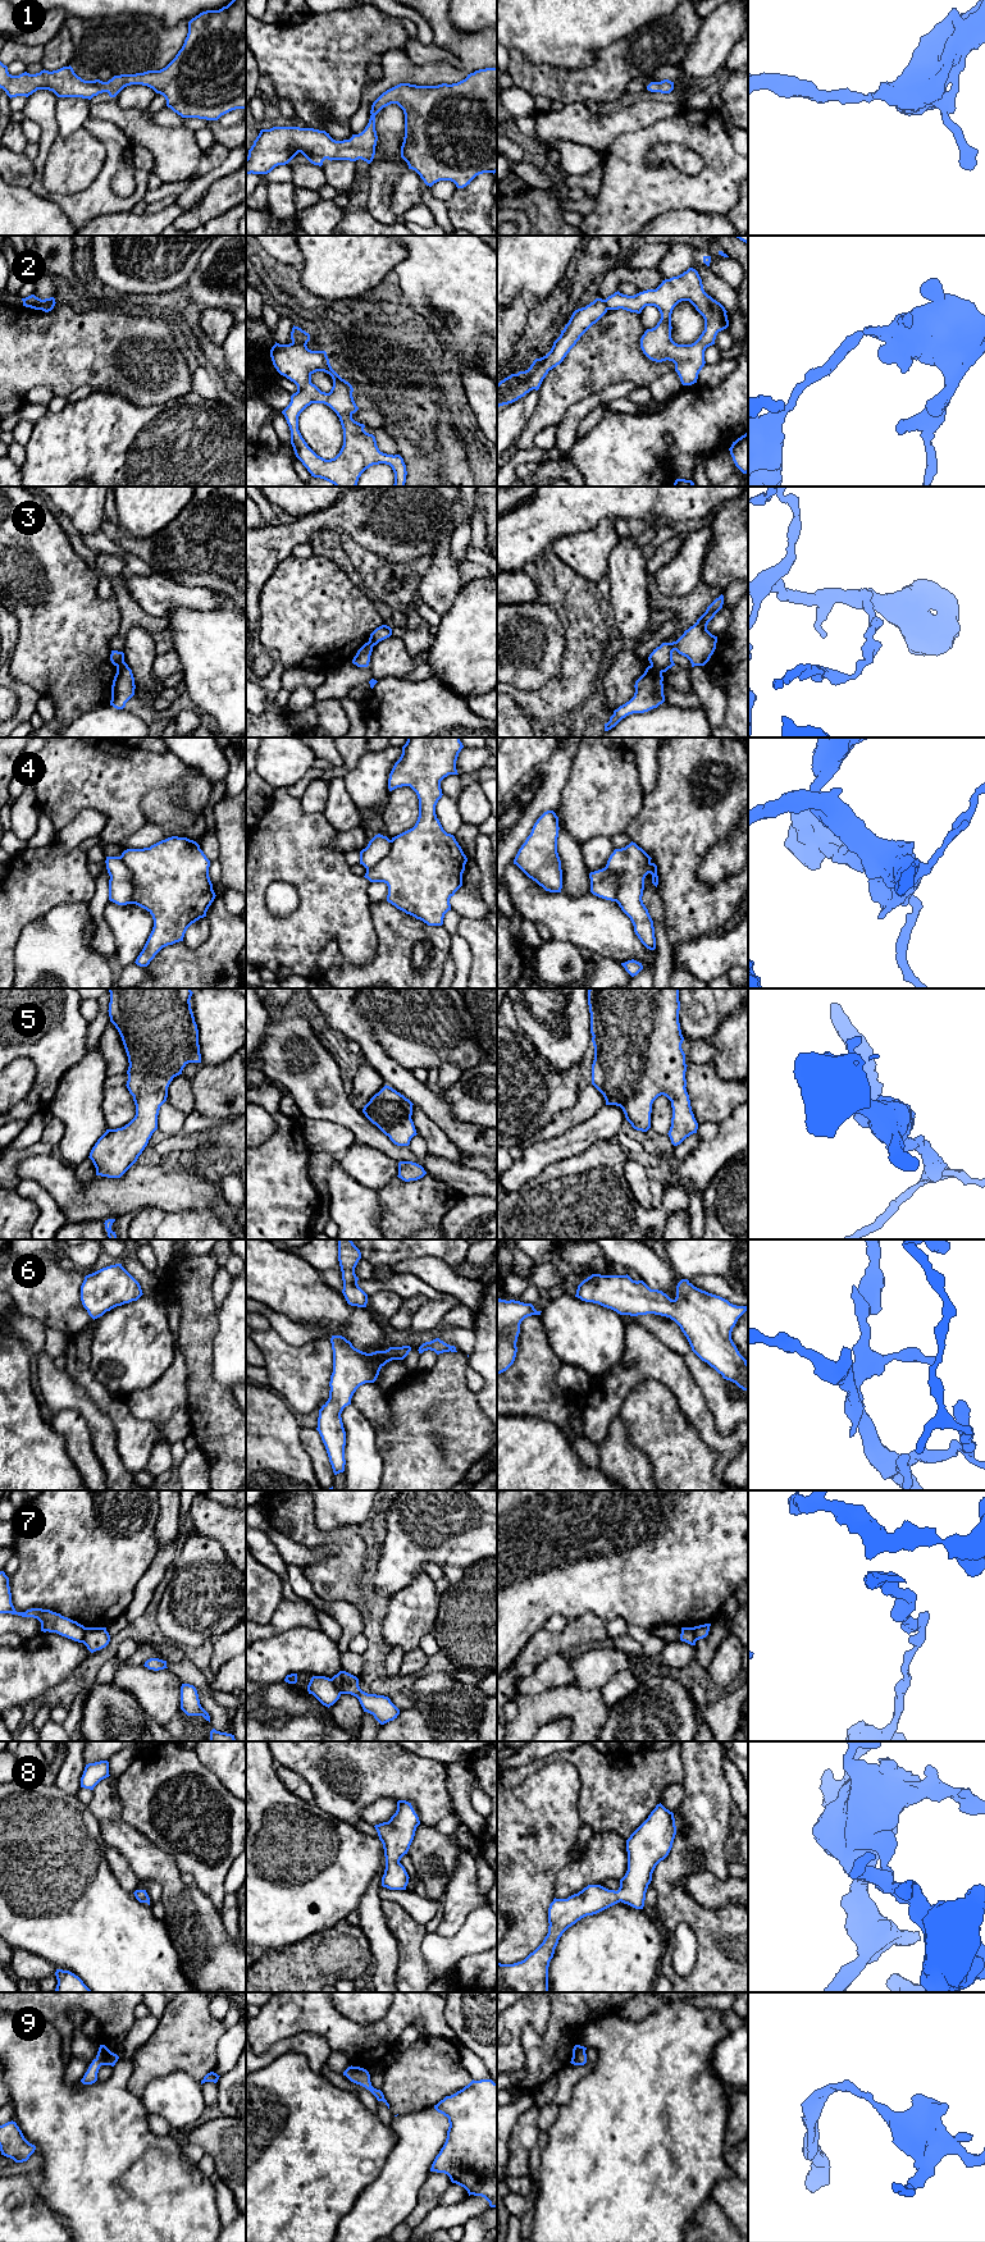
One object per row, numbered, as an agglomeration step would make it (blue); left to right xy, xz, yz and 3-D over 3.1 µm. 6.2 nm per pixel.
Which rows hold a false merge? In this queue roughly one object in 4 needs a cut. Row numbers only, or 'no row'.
2, 3, 7

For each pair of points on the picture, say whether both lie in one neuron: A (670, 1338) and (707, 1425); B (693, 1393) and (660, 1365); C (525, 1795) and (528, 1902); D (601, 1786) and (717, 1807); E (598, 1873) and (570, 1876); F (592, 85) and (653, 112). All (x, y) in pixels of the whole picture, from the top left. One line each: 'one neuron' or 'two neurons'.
A: two neurons
B: one neuron
C: one neuron
D: two neurons
E: one neuron
F: two neurons

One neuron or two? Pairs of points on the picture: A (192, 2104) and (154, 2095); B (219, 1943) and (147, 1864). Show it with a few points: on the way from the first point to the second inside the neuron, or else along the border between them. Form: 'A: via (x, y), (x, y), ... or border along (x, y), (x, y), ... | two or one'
A: via (183, 2104), (176, 2096), (163, 2096) | one
B: via (199, 1922), (188, 1916), (188, 1911), (168, 1882) | one

